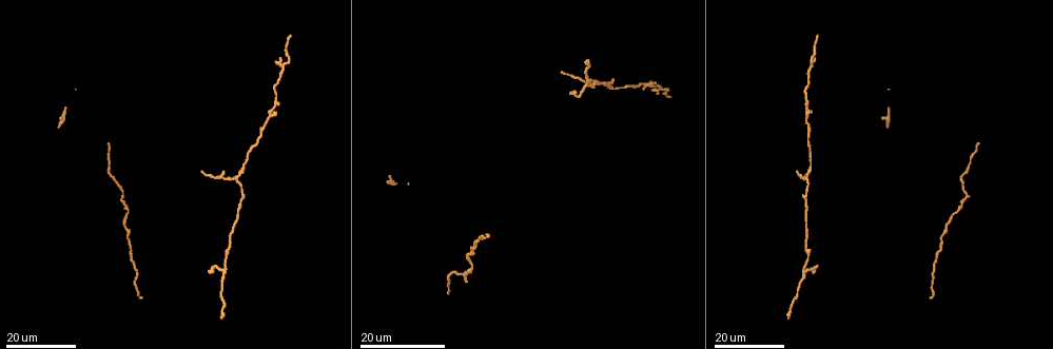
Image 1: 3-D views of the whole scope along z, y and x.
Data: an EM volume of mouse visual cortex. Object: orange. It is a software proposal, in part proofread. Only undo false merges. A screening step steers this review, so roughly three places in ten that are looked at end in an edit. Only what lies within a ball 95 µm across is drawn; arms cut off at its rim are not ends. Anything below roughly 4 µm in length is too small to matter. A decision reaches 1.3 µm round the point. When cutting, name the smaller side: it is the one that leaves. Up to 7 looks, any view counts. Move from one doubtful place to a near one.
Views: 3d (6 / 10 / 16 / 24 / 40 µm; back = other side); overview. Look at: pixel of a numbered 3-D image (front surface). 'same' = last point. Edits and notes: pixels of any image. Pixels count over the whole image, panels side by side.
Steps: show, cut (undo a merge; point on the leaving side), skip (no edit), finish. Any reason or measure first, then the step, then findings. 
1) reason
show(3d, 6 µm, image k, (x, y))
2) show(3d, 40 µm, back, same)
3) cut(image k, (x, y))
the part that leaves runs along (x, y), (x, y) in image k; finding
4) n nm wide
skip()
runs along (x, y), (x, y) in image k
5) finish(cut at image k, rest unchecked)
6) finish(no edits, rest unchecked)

three-way junction
show(3d, 24 µm, image 1, (804, 273))

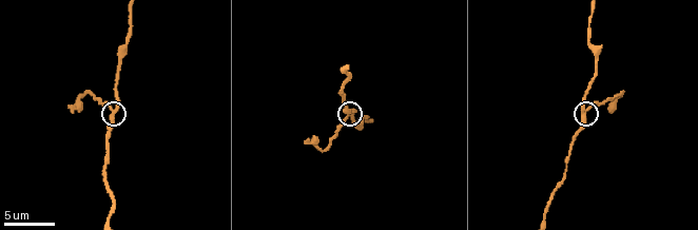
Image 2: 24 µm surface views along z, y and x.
show(3d, 6 µm, image 2, (352, 109))

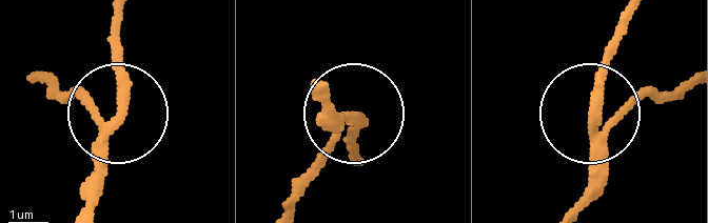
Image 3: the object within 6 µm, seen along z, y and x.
show(3d, 6 µm, back, image 3, (119, 116))

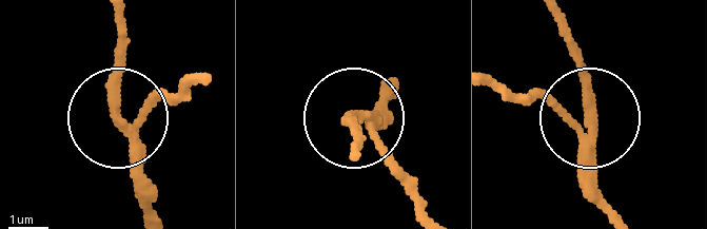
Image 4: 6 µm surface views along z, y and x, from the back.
210 nm wide
skip()
runs along (199, 80), (125, 121), (139, 205) in image 4; continuous, no second cell

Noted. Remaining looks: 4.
calibre changes
show(3d, 10 µm, image 2, (70, 105))

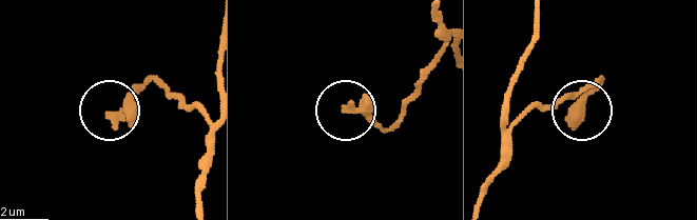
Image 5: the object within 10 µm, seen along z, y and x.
skip()
runs along (165, 88), (147, 84), (112, 113) in image 5; continuous, no second cell

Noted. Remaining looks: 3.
thin neck
show(3d, 16 µm, image 1, (270, 112))

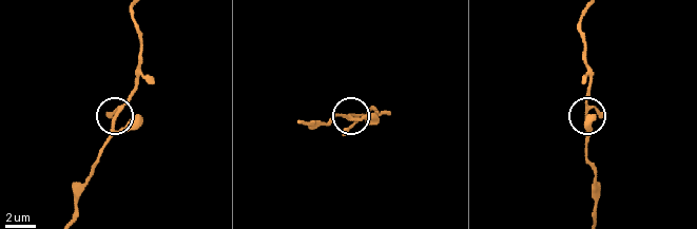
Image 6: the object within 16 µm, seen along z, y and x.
show(3d, 6 µm, image 6, (116, 120))

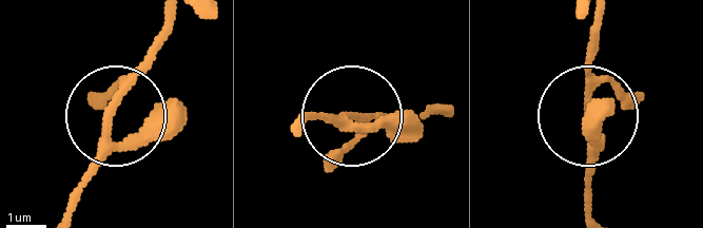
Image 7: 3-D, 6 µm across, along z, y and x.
3 arms
skip()
all the same cell

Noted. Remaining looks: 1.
finish(no edits, rest unchecked)

